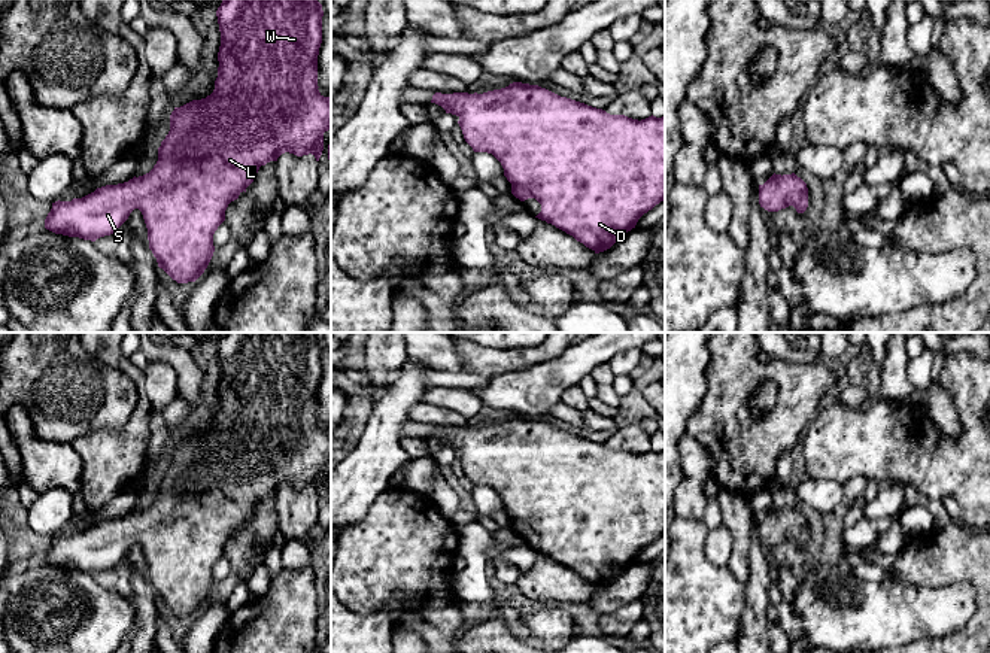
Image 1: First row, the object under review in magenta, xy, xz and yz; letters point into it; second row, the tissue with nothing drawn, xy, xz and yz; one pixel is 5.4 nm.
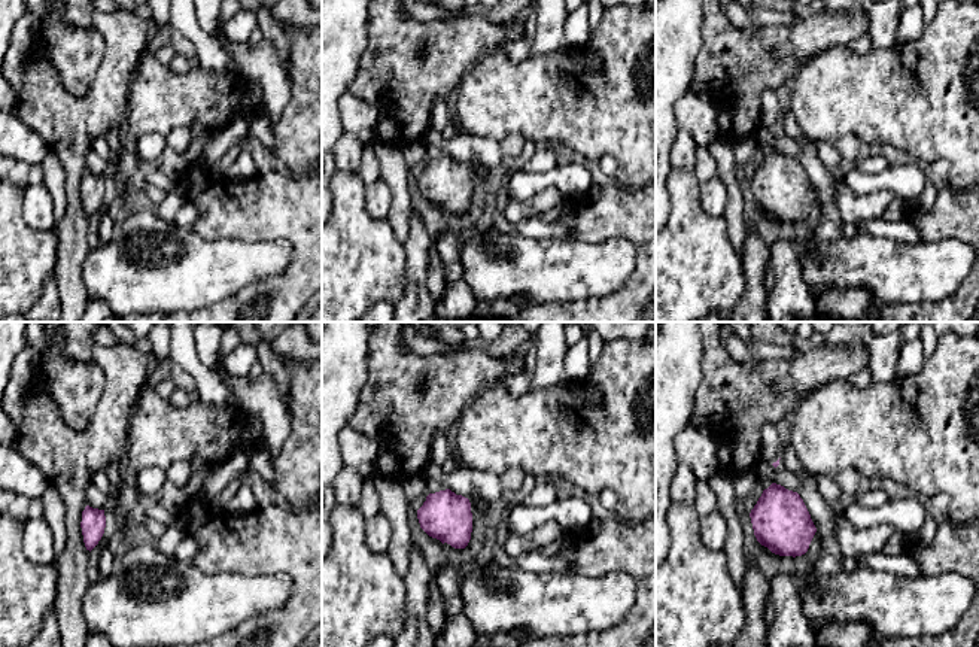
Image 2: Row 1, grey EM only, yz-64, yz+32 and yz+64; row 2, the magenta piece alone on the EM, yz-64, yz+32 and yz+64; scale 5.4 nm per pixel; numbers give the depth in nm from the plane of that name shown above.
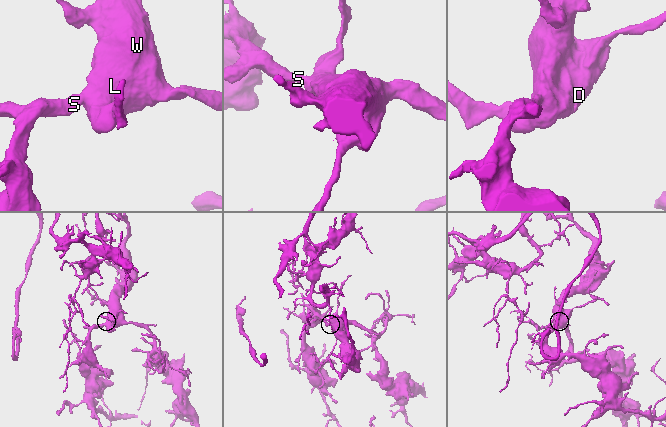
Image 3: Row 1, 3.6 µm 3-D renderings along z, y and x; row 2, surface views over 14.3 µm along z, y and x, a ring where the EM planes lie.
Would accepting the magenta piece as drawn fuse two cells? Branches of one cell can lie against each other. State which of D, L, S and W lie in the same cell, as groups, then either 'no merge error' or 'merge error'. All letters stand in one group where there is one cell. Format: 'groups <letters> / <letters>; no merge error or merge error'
groups D L S W; no merge error

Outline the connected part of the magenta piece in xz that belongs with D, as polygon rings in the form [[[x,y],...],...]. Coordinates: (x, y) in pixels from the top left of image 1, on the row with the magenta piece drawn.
[[[513,82],[483,94],[435,92],[431,103],[456,115],[465,142],[474,152],[492,154],[511,183],[511,194],[525,201],[535,198],[541,212],[535,216],[573,236],[595,253],[610,249],[635,228],[638,219],[665,200],[665,116],[632,119],[561,97],[538,85]]]

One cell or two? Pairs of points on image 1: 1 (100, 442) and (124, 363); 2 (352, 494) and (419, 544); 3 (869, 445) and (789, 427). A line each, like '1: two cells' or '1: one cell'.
1: one cell
2: two cells
3: two cells

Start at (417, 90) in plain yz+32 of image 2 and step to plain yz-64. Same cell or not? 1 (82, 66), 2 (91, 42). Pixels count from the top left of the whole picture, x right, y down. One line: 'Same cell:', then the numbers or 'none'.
Same cell: none

